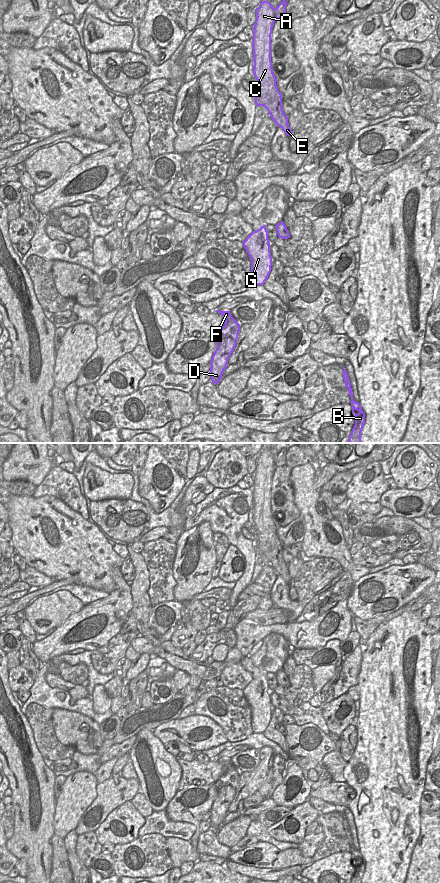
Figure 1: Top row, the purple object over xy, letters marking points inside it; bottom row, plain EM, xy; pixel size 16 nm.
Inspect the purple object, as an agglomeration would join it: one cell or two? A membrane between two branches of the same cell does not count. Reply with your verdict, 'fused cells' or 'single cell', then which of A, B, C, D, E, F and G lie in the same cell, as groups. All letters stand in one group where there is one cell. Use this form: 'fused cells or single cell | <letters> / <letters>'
fused cells | A C D F / B E G

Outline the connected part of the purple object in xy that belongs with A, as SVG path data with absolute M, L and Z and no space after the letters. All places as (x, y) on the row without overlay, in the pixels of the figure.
M283 448L276 456L270 450L261 449L255 457L256 468L253 475L254 525L257 538L253 541L256 554L264 554L269 563L274 558L276 530L271 510L271 482L276 467L286 465L287 449Z

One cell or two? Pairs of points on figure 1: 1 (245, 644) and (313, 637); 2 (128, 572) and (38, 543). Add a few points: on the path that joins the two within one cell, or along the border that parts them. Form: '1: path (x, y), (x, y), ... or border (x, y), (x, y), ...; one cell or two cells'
1: path (262, 631), (284, 629), (296, 634); one cell
2: border (123, 559), (120, 568); two cells

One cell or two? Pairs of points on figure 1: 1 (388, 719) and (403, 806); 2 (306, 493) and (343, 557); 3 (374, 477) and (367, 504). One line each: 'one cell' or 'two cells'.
1: one cell
2: one cell
3: one cell

